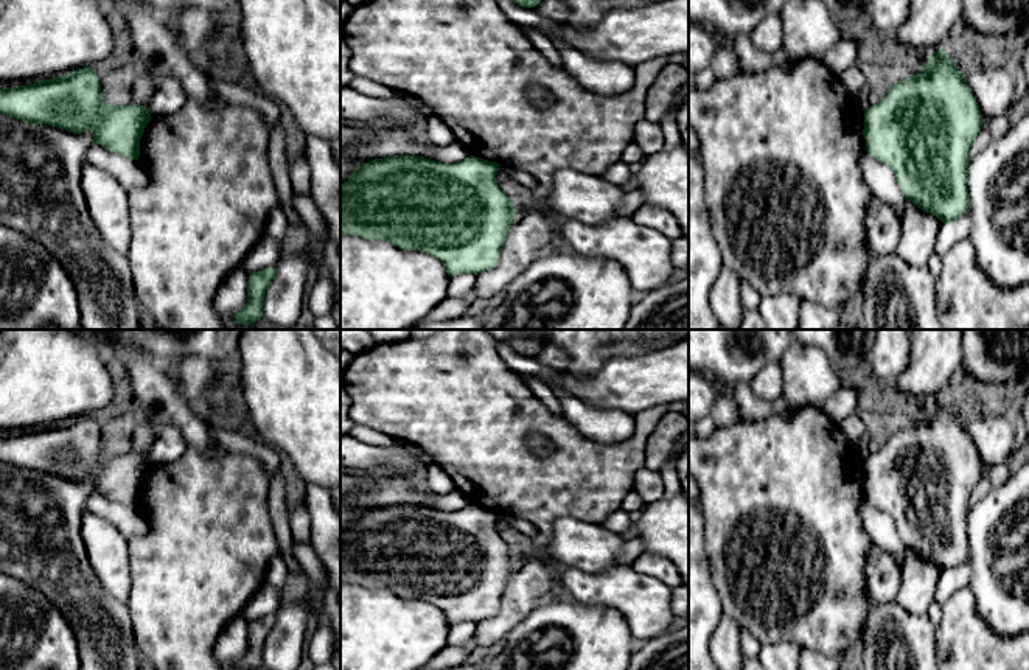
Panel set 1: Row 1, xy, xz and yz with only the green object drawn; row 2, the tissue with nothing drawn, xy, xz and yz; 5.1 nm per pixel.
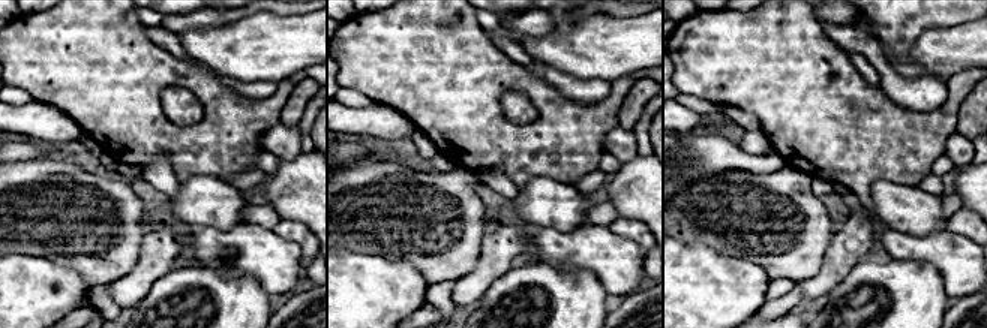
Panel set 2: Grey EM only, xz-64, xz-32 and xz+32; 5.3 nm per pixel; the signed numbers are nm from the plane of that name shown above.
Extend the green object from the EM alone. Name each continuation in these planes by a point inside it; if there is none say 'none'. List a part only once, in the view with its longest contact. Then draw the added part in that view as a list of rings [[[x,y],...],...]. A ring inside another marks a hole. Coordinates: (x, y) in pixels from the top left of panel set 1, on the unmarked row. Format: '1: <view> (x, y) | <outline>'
none

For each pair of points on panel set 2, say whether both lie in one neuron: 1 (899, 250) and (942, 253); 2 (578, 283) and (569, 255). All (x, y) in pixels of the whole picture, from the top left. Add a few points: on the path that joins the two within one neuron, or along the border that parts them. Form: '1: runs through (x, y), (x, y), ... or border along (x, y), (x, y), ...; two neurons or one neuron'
1: runs through (909, 250), (932, 250); one neuron
2: border along (539, 261), (561, 270), (588, 270), (603, 289); two neurons

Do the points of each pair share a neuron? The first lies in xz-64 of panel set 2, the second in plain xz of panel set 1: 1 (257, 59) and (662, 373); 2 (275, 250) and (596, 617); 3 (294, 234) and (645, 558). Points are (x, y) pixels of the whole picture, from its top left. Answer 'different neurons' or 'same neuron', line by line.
1: same neuron
2: different neurons
3: same neuron

